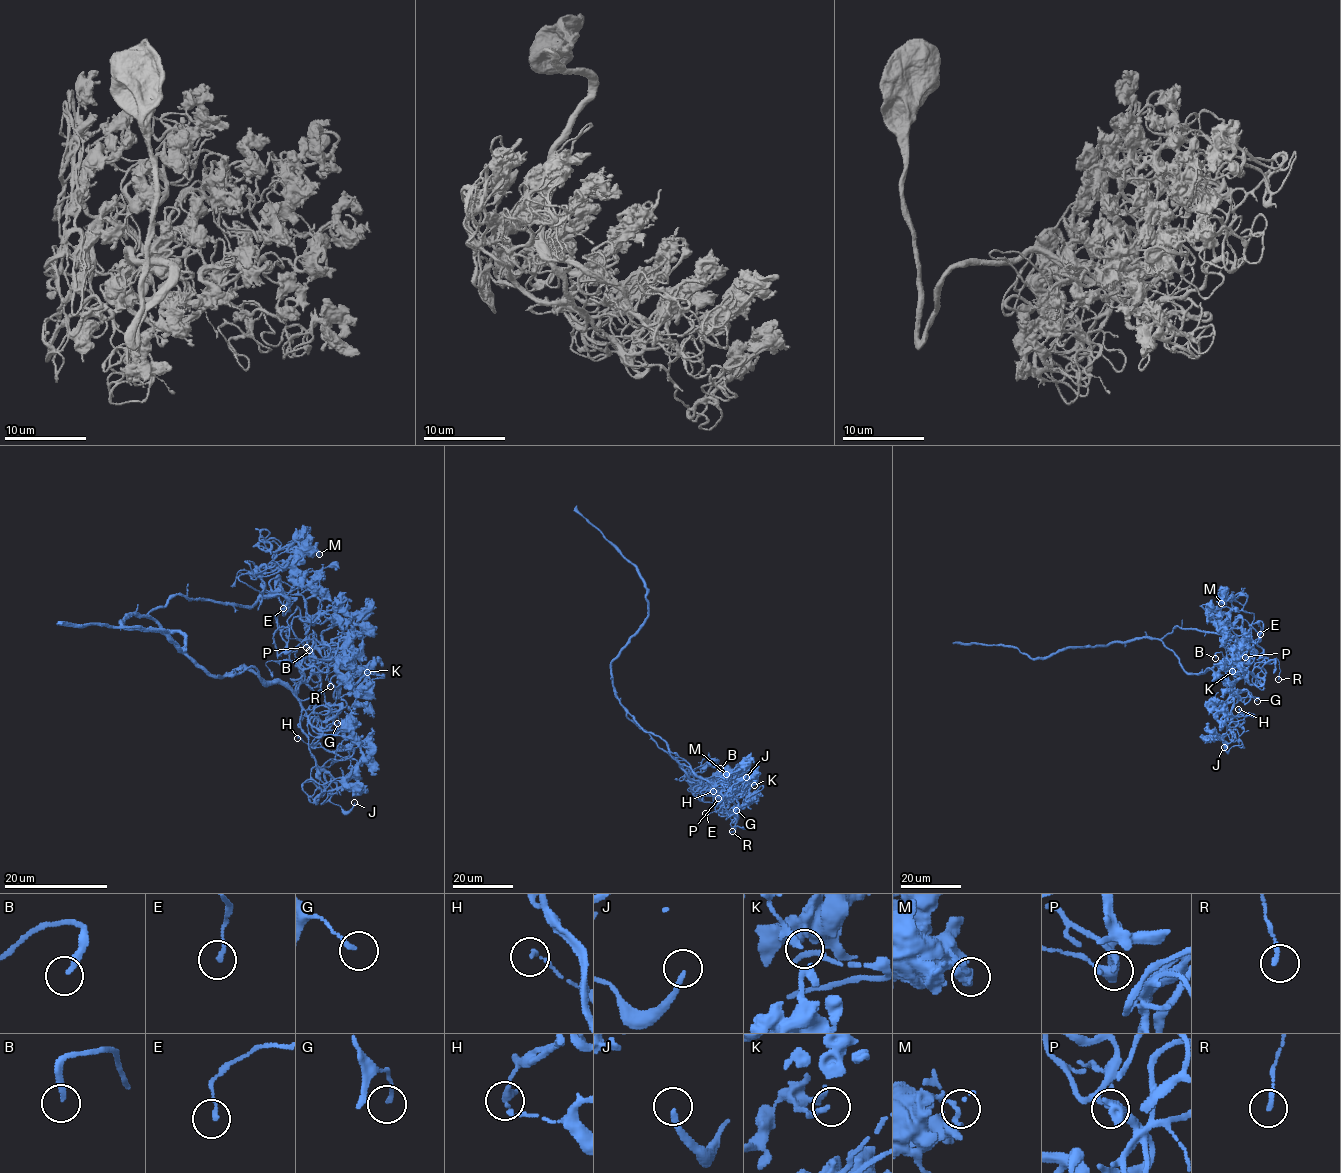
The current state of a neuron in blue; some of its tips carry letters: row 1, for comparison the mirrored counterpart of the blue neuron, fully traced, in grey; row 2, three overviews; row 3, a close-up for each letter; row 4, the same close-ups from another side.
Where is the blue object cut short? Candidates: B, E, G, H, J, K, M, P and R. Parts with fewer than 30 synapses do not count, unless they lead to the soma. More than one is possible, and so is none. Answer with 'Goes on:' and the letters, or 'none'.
Goes on: B, J

